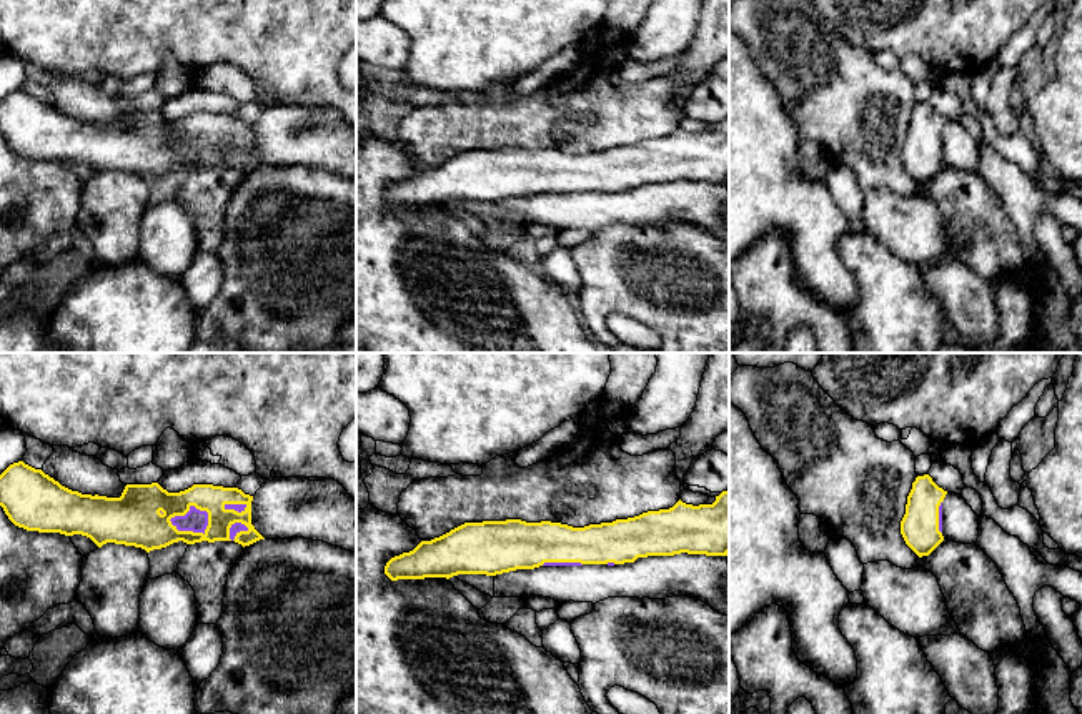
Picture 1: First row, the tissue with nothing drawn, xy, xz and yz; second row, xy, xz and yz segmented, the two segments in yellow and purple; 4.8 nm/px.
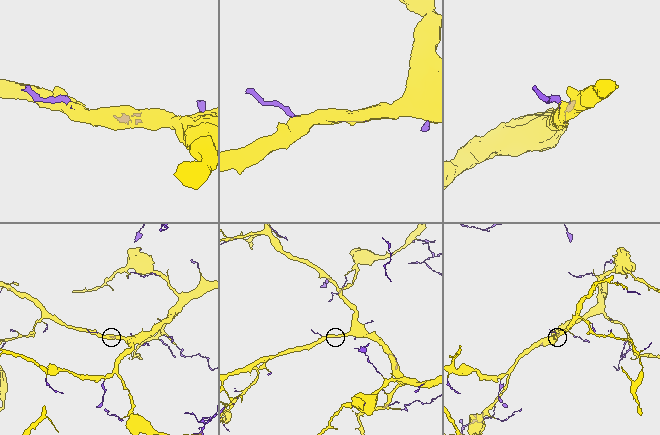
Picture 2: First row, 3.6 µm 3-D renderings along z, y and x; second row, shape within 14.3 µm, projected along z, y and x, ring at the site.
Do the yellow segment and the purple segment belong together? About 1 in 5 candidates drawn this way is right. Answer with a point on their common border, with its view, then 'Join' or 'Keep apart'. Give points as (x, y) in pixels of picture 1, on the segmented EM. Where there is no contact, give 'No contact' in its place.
Touches yellow at xy (188, 510). Join

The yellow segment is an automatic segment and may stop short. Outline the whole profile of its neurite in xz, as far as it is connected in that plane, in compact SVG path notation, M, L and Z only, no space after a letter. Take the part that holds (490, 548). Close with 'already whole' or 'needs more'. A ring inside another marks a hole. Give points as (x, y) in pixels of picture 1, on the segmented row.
M729 489L712 504L686 504L681 499L669 509L648 511L613 523L573 528L561 523L526 523L521 519L464 523L431 541L421 541L413 551L391 558L385 574L391 581L453 578L458 574L496 576L539 566L624 564L648 556L729 554Z; needs more

